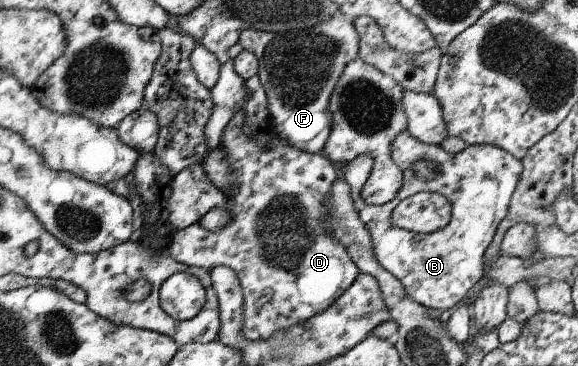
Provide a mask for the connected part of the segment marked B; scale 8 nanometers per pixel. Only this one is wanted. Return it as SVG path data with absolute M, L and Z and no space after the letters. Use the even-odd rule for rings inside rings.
M406 130L393 137L389 143L389 158L402 172L402 183L393 199L383 205L367 205L361 199L361 187L372 169L371 155L360 154L345 163L343 180L347 183L359 220L371 235L373 256L377 263L401 283L405 294L414 303L439 311L445 316L458 306L463 297L468 296L467 291L482 277L481 257L493 241L497 225L507 213L511 195L522 171L521 163L493 145L466 145L457 155L447 155L440 145L419 143ZM417 159L435 163L439 175L431 181L417 179L411 171L411 165ZM418 186L419 192L437 191L437 194L449 201L450 217L445 227L432 233L414 233L389 223L389 213L393 207L418 192Z

